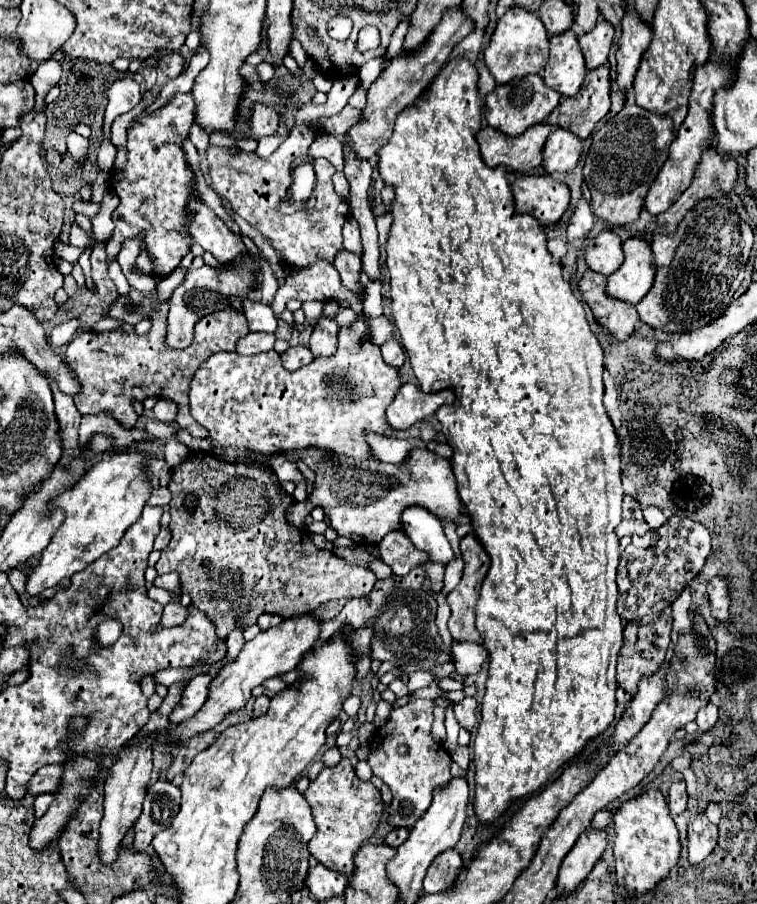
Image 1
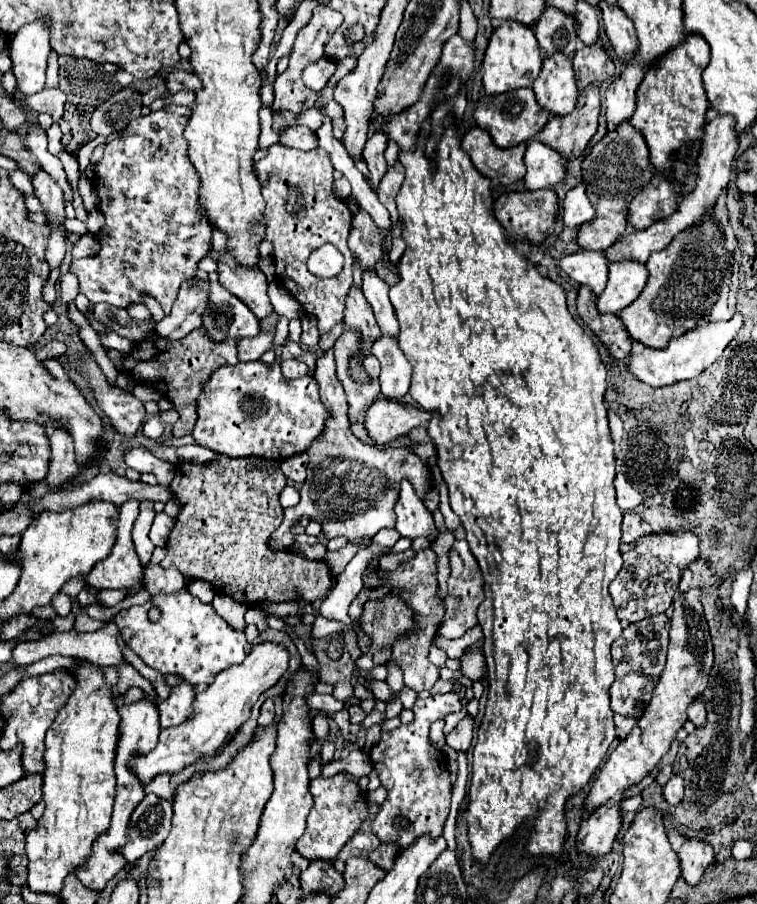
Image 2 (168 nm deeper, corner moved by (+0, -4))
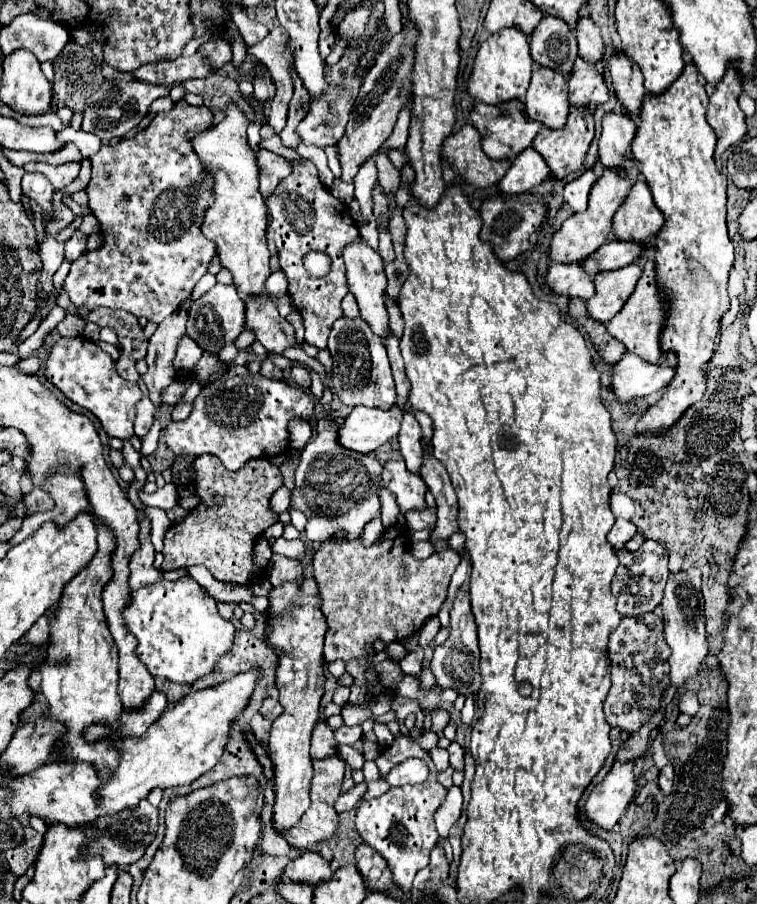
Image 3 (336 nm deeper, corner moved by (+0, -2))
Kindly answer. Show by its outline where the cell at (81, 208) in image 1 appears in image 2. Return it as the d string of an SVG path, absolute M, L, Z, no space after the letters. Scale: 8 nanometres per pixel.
M20 169L10 171L9 173L10 173L10 181L12 181L12 184L17 189L19 189L27 194L35 195L34 186L32 185L32 182L26 173L24 173Z

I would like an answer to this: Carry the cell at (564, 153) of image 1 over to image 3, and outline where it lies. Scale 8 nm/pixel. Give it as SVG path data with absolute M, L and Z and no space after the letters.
M528 147L512 161L512 167L506 171L496 187L504 195L516 195L530 191L546 179L550 179L548 165L532 147Z

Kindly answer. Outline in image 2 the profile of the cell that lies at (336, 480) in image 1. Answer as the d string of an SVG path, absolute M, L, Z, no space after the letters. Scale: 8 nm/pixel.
M334 349L322 351L322 355L316 359L314 377L320 385L320 399L330 405L332 417L326 421L324 435L316 439L308 449L308 477L300 491L300 503L284 509L284 521L270 537L270 547L274 551L290 549L296 545L296 533L292 529L302 517L318 521L326 539L372 539L380 529L394 527L394 505L396 497L400 495L402 479L408 479L412 483L420 499L424 499L426 493L430 493L434 487L430 465L422 461L414 451L406 447L376 449L354 437L348 421L346 393L336 379Z

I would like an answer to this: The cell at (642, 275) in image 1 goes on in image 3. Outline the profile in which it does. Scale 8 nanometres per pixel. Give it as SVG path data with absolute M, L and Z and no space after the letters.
M632 263L616 271L602 271L594 277L596 295L586 301L588 315L598 323L608 323L628 301L638 279L642 275L640 265Z

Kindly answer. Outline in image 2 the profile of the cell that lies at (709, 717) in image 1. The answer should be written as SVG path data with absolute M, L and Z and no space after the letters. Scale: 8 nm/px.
M700 699L690 705L690 709L688 709L688 719L690 719L696 727L704 725L704 721L706 721L706 709L704 709L704 703L702 703Z

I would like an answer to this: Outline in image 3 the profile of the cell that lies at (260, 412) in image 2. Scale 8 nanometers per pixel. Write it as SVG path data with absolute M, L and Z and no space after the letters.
M238 365L200 391L188 419L166 425L164 441L176 455L216 455L228 471L238 471L250 459L286 453L290 419L310 419L312 411L314 401L308 389L266 379L260 373L252 375L244 365Z

